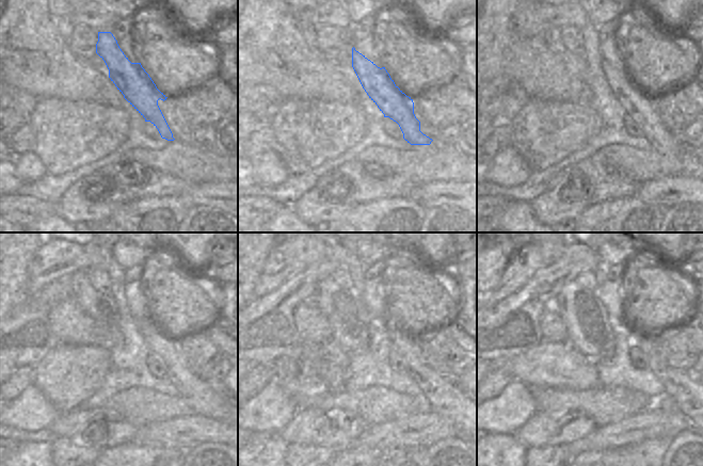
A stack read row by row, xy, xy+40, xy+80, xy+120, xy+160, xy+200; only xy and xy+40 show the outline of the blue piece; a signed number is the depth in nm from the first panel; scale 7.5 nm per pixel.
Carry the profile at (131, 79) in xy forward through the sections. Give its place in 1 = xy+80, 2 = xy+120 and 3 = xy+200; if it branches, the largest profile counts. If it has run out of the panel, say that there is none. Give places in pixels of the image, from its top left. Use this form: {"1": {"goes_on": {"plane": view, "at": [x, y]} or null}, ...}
{"1": {"goes_on": {"plane": "xy+80", "at": [641, 109]}}, "2": {"goes_on": {"plane": "xy+120", "at": [204, 401]}}, "3": {"goes_on": {"plane": "xy+200", "at": [691, 397]}}}

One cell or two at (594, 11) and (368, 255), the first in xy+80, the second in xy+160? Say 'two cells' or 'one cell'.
one cell

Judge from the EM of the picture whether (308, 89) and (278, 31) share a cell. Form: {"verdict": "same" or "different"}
{"verdict": "same"}

